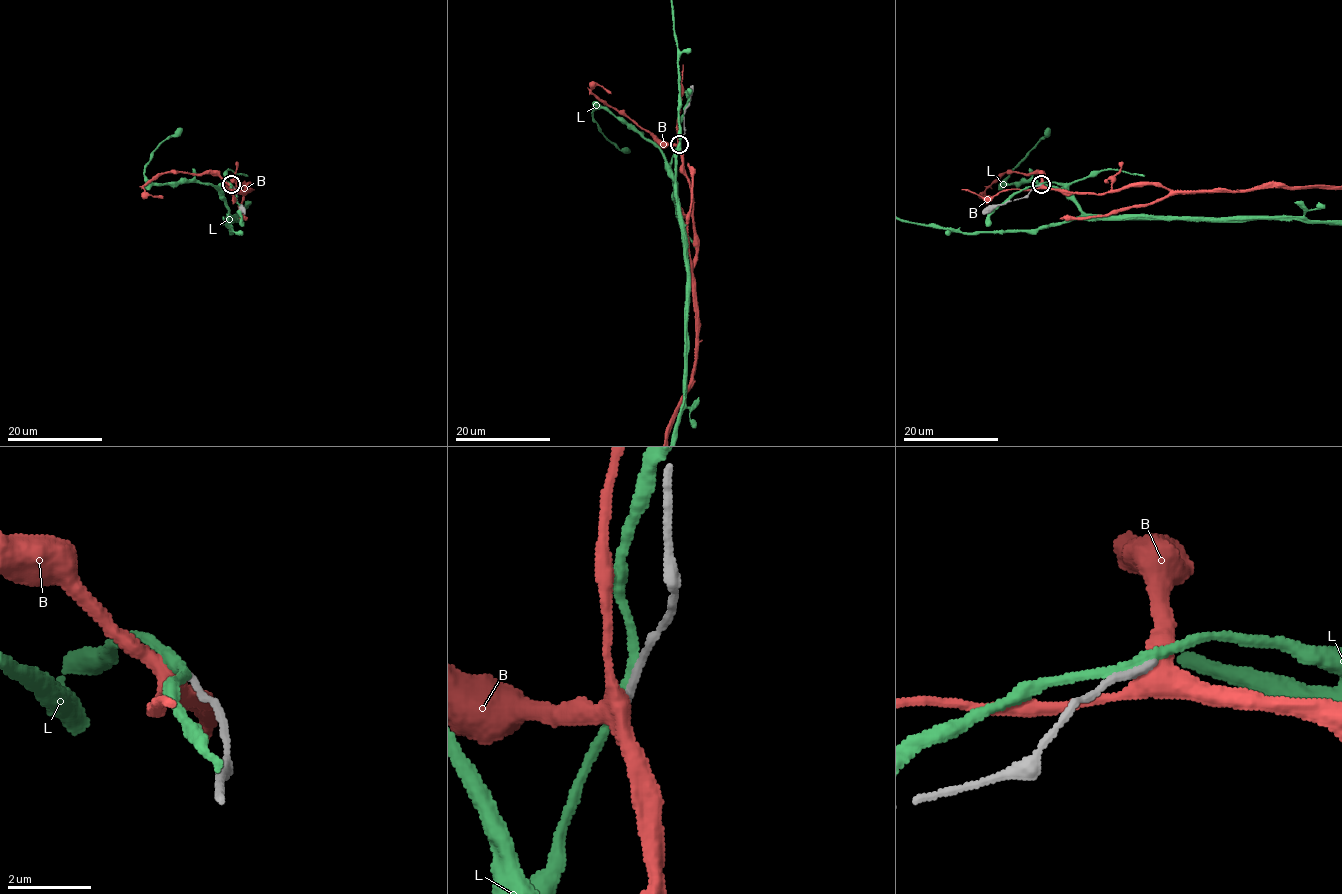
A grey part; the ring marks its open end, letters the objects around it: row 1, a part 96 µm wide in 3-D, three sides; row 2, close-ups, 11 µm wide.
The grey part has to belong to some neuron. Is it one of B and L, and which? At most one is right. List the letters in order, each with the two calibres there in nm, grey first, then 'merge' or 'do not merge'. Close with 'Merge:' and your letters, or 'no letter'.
B: 200 nm thick on the grey side, 400 nm on the other; do not merge
L: 240 nm thick on the grey side, 240 nm on the other; do not merge
Merge: no letter

